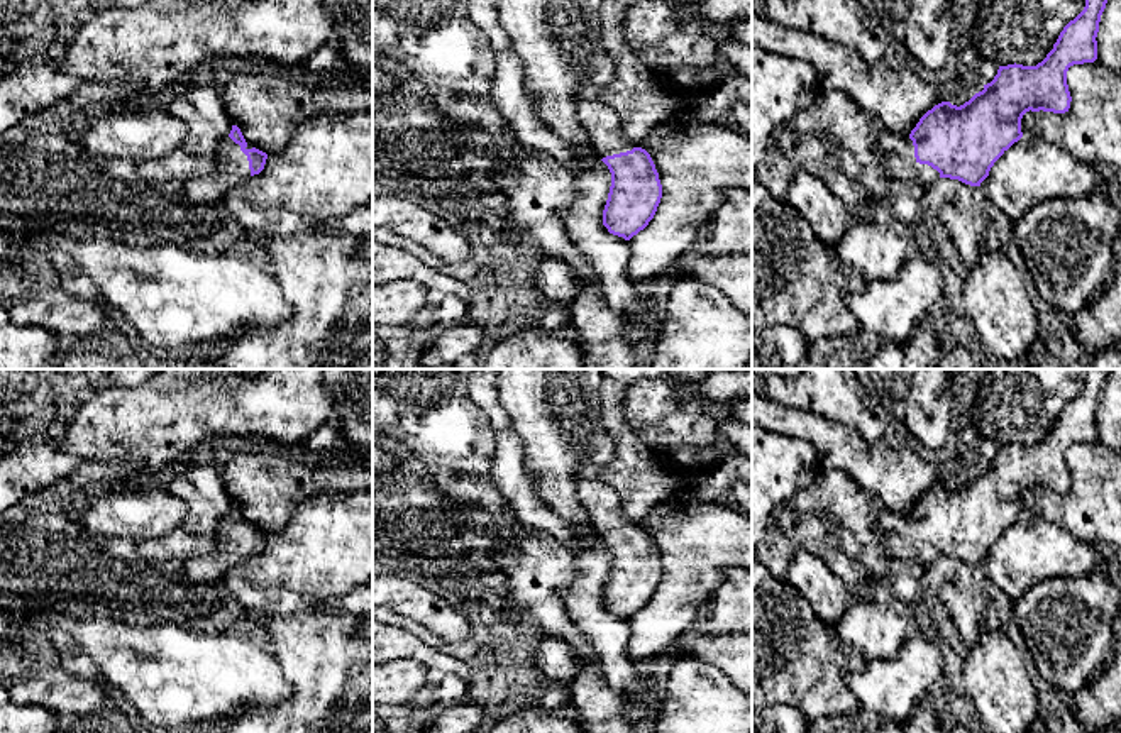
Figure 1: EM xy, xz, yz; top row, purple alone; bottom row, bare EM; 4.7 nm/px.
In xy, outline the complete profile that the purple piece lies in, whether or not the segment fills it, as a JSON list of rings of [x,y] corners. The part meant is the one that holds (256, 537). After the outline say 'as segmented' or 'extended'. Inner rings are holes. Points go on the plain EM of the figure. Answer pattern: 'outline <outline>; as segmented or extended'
outline [[[240,508],[218,523],[217,548],[208,555],[183,560],[183,574],[195,584],[207,586],[224,581],[225,574],[264,548],[268,533],[246,521]]]; extended

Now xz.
outline [[[581,479],[577,494],[591,528],[611,552],[603,604],[630,620],[649,604],[660,582],[662,564],[655,543],[645,528],[628,518],[620,496],[605,482]]]; extended

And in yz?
outline [[[1085,369],[1084,389],[1060,411],[1053,428],[1036,445],[999,445],[984,469],[957,486],[942,481],[928,489],[909,515],[882,508],[879,516],[879,543],[889,560],[903,560],[928,567],[938,557],[958,559],[980,565],[994,542],[1023,516],[1021,498],[1026,491],[1065,493],[1070,488],[1067,450],[1074,444],[1097,438],[1097,411],[1101,394],[1113,369]]]; extended

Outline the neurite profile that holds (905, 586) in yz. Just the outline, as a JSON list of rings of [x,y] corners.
[[[903,560],[887,564],[887,599],[897,606],[919,604],[923,598],[923,565]]]

